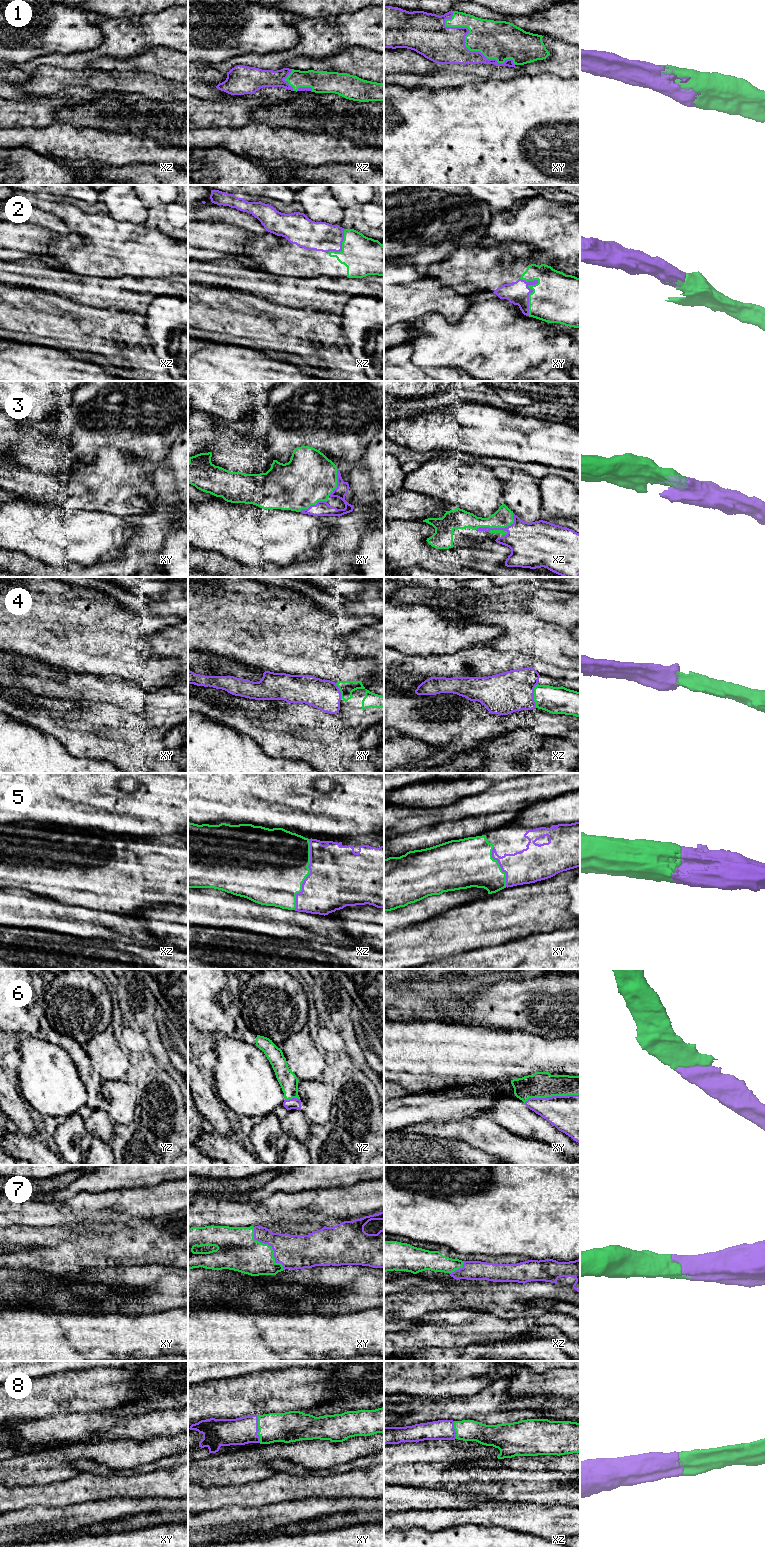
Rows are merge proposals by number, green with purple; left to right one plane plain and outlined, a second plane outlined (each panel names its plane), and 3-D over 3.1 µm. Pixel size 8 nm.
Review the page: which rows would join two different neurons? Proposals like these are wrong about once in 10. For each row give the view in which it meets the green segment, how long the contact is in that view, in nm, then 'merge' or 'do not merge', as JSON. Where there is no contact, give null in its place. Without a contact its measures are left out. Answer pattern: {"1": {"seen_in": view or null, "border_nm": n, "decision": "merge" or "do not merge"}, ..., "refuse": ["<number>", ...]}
{"1": {"seen_in": "xy", "border_nm": 700, "decision": "merge"}, "2": {"seen_in": "xy", "border_nm": 320, "decision": "merge"}, "3": {"seen_in": "xz", "border_nm": 320, "decision": "merge"}, "4": {"seen_in": "xz", "border_nm": 190, "decision": "merge"}, "5": {"seen_in": "xz", "border_nm": 600, "decision": "merge"}, "6": {"seen_in": "xy", "border_nm": 460, "decision": "merge"}, "7": {"seen_in": "xy", "border_nm": 420, "decision": "merge"}, "8": {"seen_in": "xy", "border_nm": 220, "decision": "merge"}, "refuse": []}

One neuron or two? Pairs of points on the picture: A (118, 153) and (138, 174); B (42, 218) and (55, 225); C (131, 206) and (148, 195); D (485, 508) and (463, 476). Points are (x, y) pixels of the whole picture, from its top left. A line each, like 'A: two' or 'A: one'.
A: two
B: one
C: two
D: one

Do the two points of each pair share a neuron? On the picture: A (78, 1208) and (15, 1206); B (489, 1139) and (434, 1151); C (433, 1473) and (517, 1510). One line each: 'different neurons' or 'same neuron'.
A: same neuron
B: different neurons
C: different neurons

